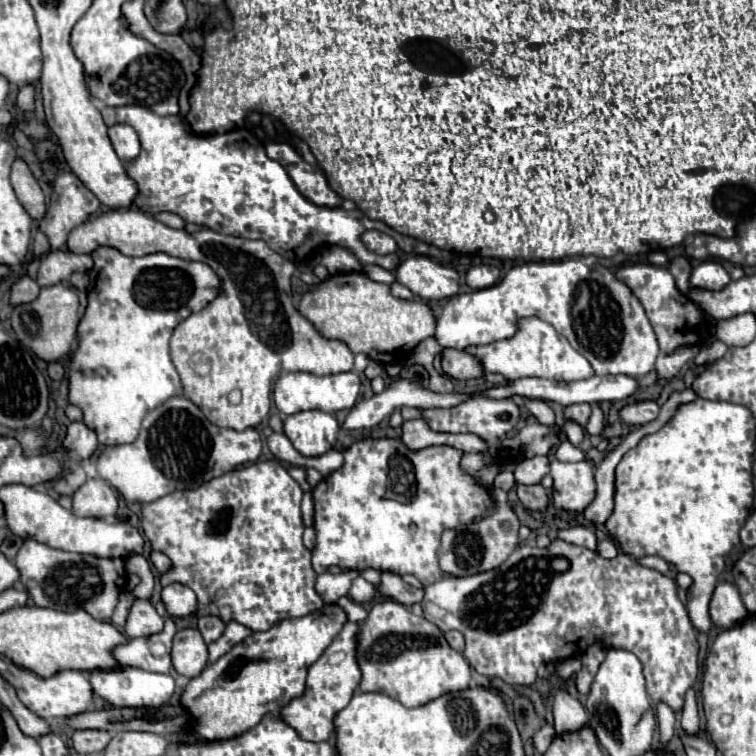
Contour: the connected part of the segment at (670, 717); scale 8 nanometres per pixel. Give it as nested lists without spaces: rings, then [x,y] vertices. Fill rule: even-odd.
[[[657,703],[655,705],[657,711],[657,721],[659,721],[659,729],[661,729],[661,743],[657,747],[657,751],[663,751],[665,745],[671,741],[673,737],[673,725],[675,725],[675,715],[669,707],[665,707],[665,703]]]

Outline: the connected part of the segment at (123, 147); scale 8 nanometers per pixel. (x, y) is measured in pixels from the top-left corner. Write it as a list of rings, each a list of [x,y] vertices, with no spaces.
[[[129,125],[109,127],[109,139],[111,139],[111,143],[113,143],[121,161],[133,161],[141,151],[139,137],[137,137],[135,129],[129,127]]]

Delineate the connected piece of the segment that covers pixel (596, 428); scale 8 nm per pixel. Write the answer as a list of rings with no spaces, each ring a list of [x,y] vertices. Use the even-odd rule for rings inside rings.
[[[593,405],[593,413],[591,413],[591,419],[589,419],[585,429],[591,435],[601,435],[601,431],[603,431],[603,411],[597,405]]]

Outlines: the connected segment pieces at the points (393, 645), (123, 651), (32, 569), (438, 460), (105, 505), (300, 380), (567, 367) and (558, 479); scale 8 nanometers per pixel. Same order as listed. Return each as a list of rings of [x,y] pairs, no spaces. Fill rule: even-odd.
[[[391,599],[375,603],[359,623],[357,665],[363,675],[359,683],[361,691],[389,695],[405,707],[419,707],[449,691],[463,691],[471,681],[467,659],[449,647],[443,631]]]
[[[165,617],[165,627],[161,633],[129,639],[129,643],[115,647],[113,653],[121,665],[139,667],[145,671],[155,671],[155,673],[169,673],[171,671],[171,643],[173,643],[175,633],[177,633],[177,627],[173,619]],[[155,643],[163,643],[163,655],[155,655],[153,651]]]
[[[27,539],[15,557],[21,571],[21,583],[29,589],[35,605],[57,611],[87,611],[91,617],[109,621],[125,585],[125,559],[95,557],[51,549],[39,541]]]
[[[383,437],[383,439],[361,439],[361,441],[355,441],[355,445],[347,447],[343,451],[343,457],[345,457],[345,463],[341,469],[337,469],[335,473],[331,473],[329,477],[325,477],[315,489],[313,489],[313,501],[315,501],[315,531],[317,531],[317,547],[313,549],[313,567],[317,573],[323,573],[327,571],[329,565],[339,565],[339,567],[347,567],[347,569],[367,569],[367,567],[373,567],[377,571],[393,571],[393,573],[399,573],[399,575],[405,575],[405,573],[411,573],[415,575],[423,587],[435,583],[437,579],[443,577],[441,569],[437,567],[437,549],[439,549],[439,539],[441,539],[441,533],[445,529],[459,529],[475,521],[481,519],[487,511],[493,509],[493,499],[491,499],[491,491],[481,485],[477,481],[477,477],[465,473],[461,469],[461,457],[463,457],[463,451],[455,449],[455,447],[449,447],[449,445],[431,445],[431,447],[425,447],[425,449],[419,449],[419,451],[411,451],[401,439],[389,439],[389,437]]]
[[[101,477],[87,479],[73,493],[73,513],[79,517],[99,517],[109,519],[117,513],[119,495],[117,491]]]
[[[353,371],[327,377],[317,377],[311,373],[283,373],[275,383],[273,399],[279,411],[285,415],[293,415],[297,411],[307,411],[307,409],[321,409],[333,413],[341,409],[351,409],[358,401],[358,393],[359,377]]]
[[[537,317],[519,319],[517,333],[513,337],[495,341],[489,345],[473,345],[473,347],[467,347],[465,353],[477,357],[485,371],[501,373],[509,381],[515,381],[519,377],[545,377],[545,379],[557,379],[557,381],[577,381],[577,379],[589,379],[595,375],[589,361],[581,353],[577,353],[569,345],[569,341],[553,329],[553,325],[549,325],[547,321],[541,321]]]
[[[551,461],[553,477],[553,505],[557,509],[581,513],[595,499],[593,467],[587,461],[561,463]]]

